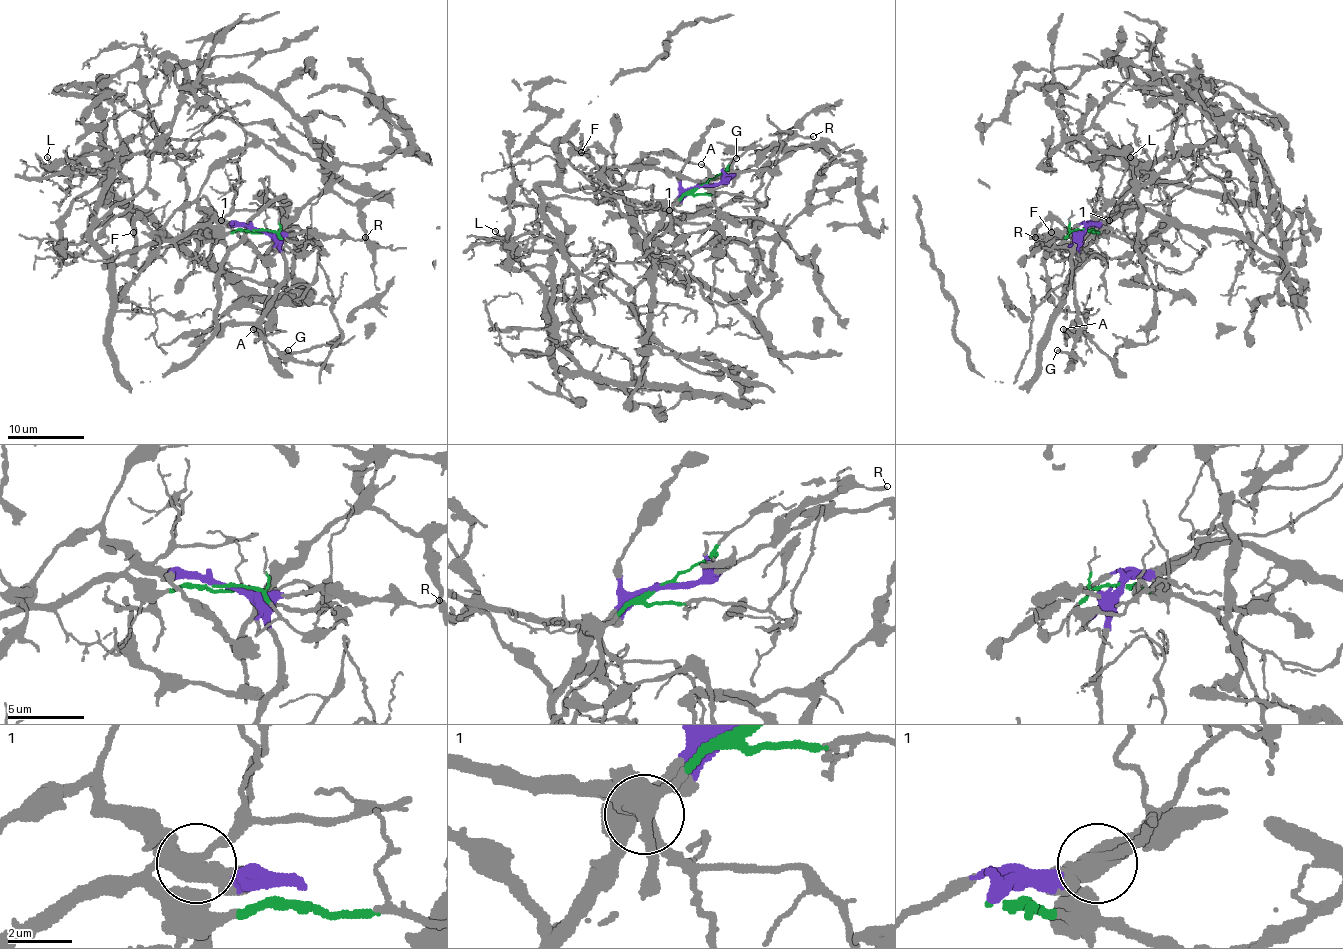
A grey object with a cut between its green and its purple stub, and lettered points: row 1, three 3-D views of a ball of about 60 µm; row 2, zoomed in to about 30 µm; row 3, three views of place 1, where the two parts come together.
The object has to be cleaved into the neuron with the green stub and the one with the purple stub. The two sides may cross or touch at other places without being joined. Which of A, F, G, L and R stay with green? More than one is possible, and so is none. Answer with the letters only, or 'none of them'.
none of them

